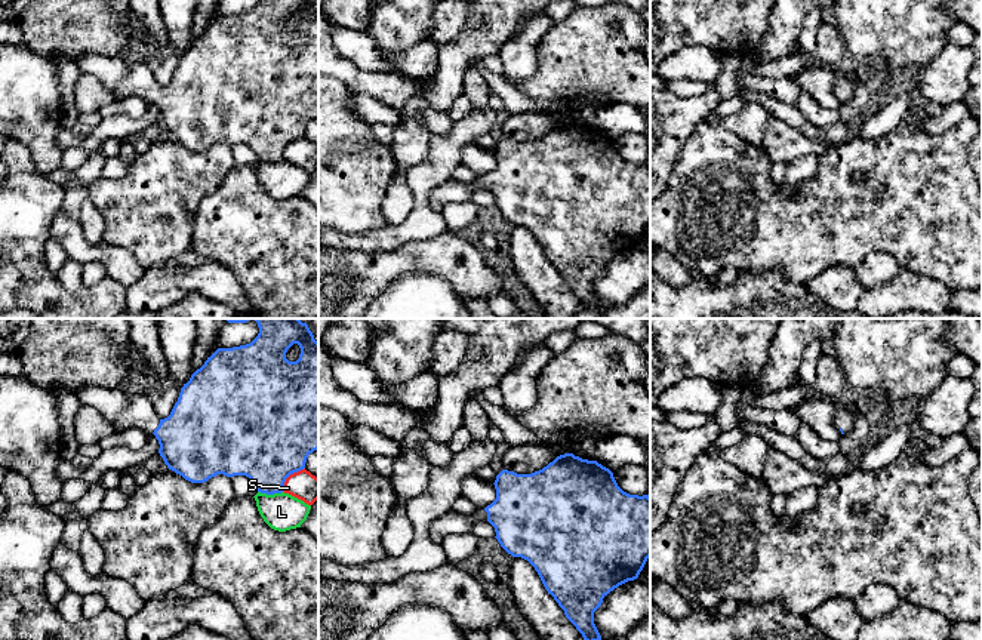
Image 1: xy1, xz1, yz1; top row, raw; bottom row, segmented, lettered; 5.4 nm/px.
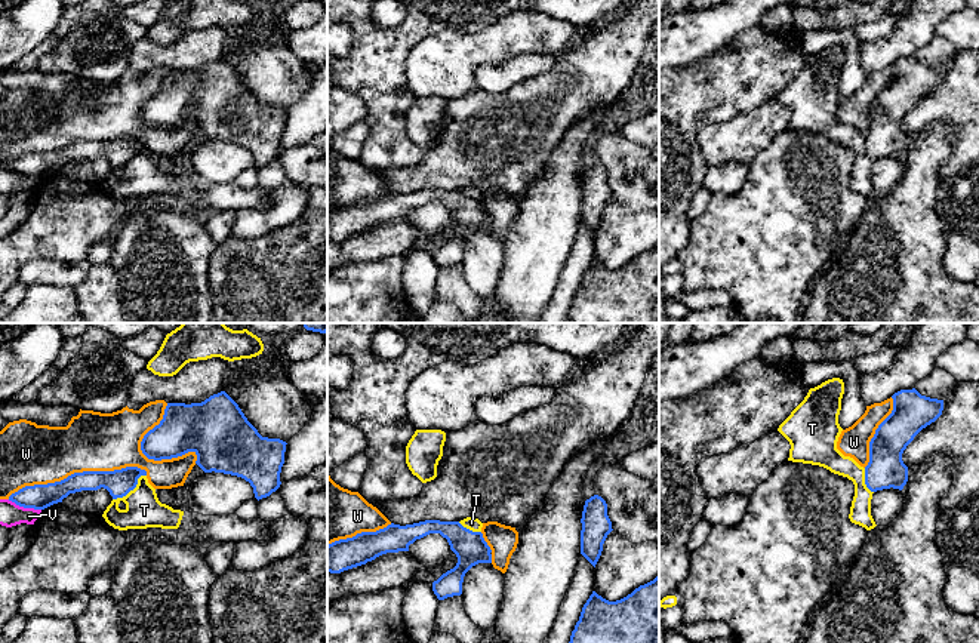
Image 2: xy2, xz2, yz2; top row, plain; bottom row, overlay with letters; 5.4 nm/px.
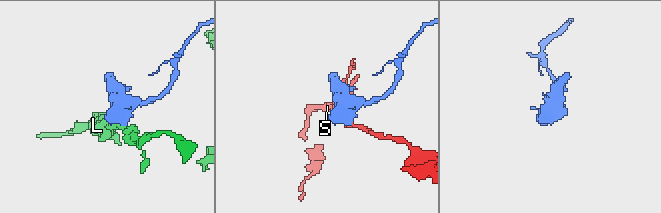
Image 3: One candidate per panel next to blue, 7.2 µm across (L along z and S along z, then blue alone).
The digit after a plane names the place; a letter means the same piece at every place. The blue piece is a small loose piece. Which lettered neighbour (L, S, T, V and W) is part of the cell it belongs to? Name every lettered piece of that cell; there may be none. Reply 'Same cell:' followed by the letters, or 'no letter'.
Same cell: no letter

